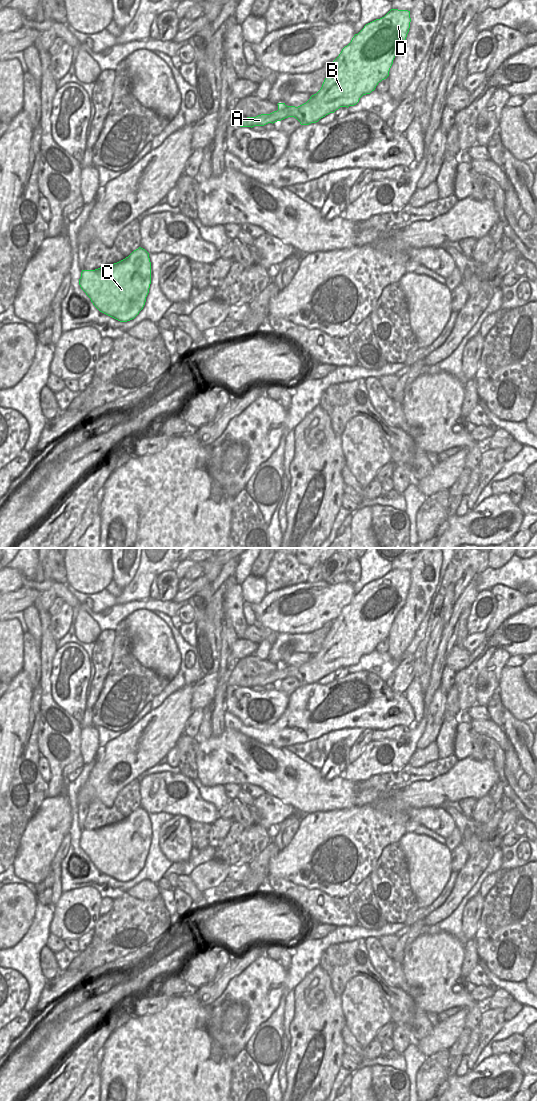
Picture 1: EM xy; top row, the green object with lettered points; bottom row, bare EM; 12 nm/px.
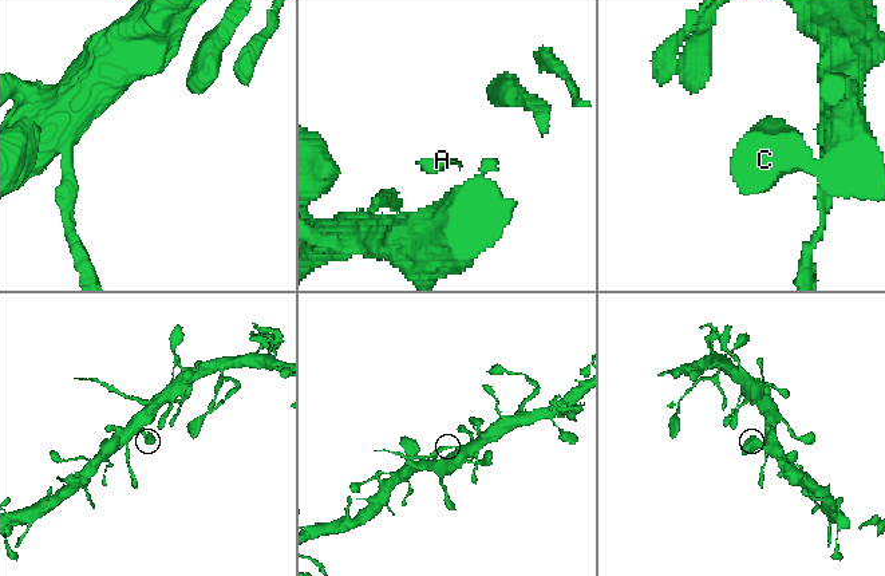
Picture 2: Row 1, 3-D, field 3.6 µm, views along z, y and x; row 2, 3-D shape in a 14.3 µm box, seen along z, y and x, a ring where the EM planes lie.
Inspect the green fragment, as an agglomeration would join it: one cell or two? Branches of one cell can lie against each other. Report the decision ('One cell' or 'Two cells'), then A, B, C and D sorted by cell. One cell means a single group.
Two cells. Groups: A / B C D.

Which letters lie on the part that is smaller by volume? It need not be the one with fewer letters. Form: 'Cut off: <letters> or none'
Cut off: A

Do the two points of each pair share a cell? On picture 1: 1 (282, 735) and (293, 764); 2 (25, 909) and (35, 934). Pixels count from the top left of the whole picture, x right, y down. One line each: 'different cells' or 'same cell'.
1: different cells
2: different cells

